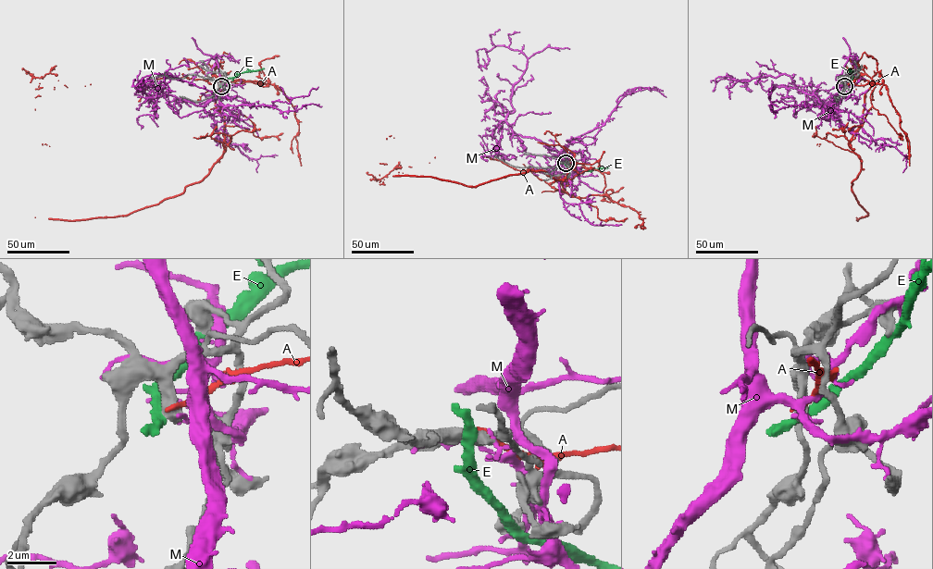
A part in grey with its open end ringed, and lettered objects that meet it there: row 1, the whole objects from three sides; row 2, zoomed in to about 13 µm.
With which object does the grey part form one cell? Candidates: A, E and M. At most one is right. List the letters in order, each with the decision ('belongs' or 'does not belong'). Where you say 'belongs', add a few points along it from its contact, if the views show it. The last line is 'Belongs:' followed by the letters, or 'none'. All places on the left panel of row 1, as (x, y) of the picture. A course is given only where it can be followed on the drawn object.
A: does not belong
E: does not belong
M: does not belong
Belongs: none

